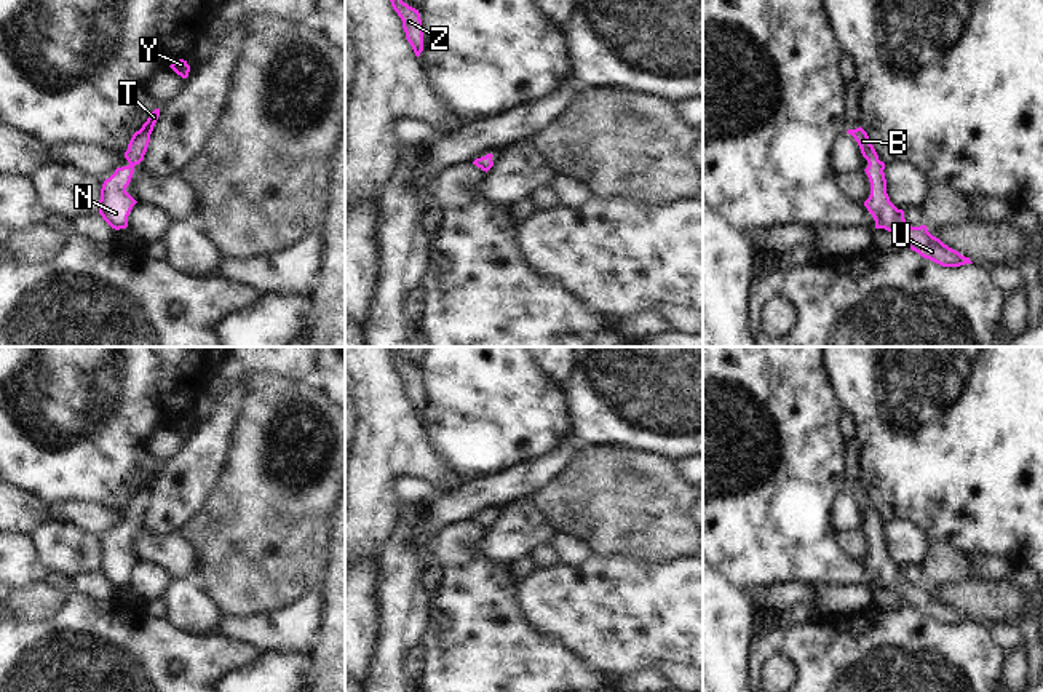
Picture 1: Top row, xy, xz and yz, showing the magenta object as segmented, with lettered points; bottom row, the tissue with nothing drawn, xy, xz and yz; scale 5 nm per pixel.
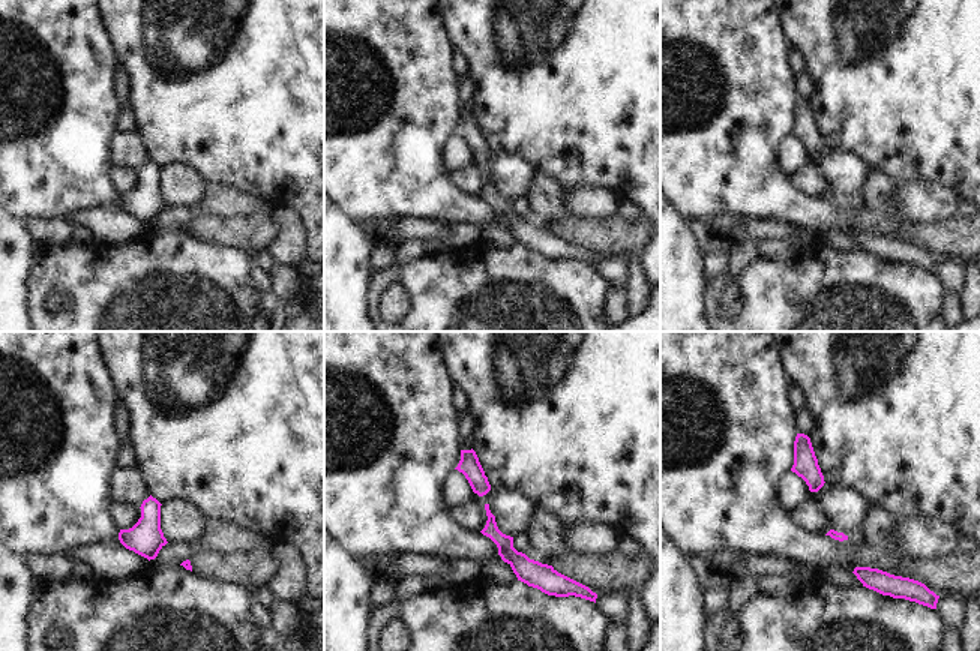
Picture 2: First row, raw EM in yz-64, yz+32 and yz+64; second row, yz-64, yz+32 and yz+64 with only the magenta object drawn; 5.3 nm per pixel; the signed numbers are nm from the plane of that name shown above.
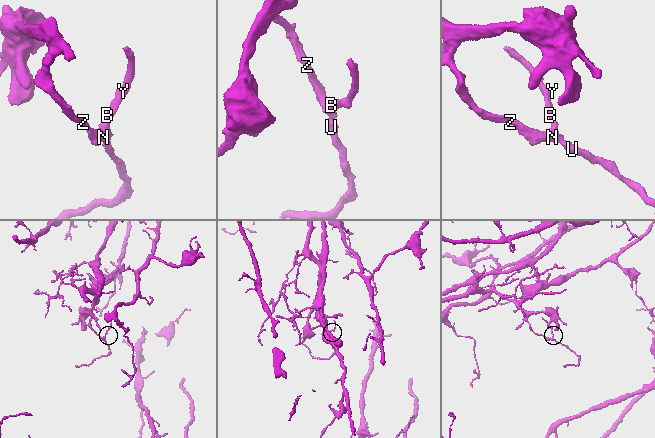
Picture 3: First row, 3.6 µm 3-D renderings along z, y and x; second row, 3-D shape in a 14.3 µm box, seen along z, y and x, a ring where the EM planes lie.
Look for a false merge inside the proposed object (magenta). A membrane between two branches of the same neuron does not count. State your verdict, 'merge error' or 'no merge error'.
no merge error

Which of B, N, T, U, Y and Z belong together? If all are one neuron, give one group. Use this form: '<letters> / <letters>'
B N T U Y Z

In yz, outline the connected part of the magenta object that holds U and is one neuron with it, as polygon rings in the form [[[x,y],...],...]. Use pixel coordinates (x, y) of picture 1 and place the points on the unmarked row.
[[[859,484],[848,487],[848,492],[858,500],[863,515],[867,518],[864,527],[870,540],[870,553],[864,564],[875,579],[875,587],[893,590],[902,603],[918,610],[922,615],[930,617],[942,625],[960,625],[973,622],[970,615],[962,614],[958,609],[944,603],[939,596],[933,595],[926,583],[912,585],[904,577],[904,569],[898,567],[886,551],[885,521],[878,518],[867,491]]]

